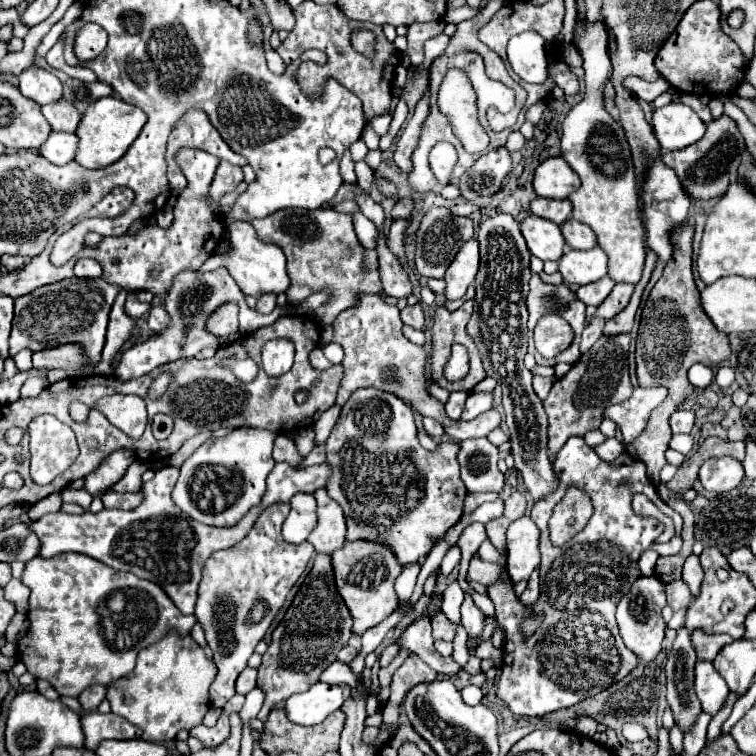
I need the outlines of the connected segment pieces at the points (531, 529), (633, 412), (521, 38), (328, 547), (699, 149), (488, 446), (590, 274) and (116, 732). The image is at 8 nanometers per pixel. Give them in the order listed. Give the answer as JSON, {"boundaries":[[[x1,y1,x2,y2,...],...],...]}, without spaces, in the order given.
{"boundaries":[[[522,516,510,524,506,534,506,568,512,582,528,580,540,566,540,530,530,516]],[[636,386,628,400,609,406,604,414,606,418,616,422,624,436,624,442,628,444,632,438,636,438,644,430,650,418,650,412,666,398,666,394,668,390,662,386,650,386,650,388]],[[522,32,510,38,508,62,524,82,536,82,536,84,544,82,548,76,544,38,536,32]],[[324,488,316,490,314,498,318,500,318,524,308,536,308,542,314,546,316,552,332,554,344,544,346,518,338,502,334,502]],[[722,114,720,118,716,118,708,124,708,130,702,140,698,140,696,144,688,146,688,148,682,148,676,152,666,152,664,162,678,172,682,186,694,198,708,200,714,196,722,196,726,192,732,176,736,174,736,170,742,162,744,150,746,150,746,142,744,142,736,122,730,120,730,116]],[[488,438,460,444,458,462,468,492,500,492,504,474,498,470,498,448]],[[600,246,592,250,568,250,558,264,566,284,582,286,608,274,608,256]],[[92,712,82,716,82,730,86,736,84,746,88,750,96,750,98,744,102,740,108,738,116,738,116,740,132,740,132,738,140,738,142,730,134,724,130,724,128,720,116,716,116,714,100,714,100,712]]]}

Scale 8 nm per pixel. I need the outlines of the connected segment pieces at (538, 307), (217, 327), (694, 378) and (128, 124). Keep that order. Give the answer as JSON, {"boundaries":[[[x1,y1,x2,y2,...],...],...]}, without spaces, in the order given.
{"boundaries":[[[532,274,530,278,530,294,528,294,528,312,530,312,530,318,528,318,528,332,534,330,534,324,536,320,542,316,542,314,548,314,548,312,558,312,564,320,570,322,572,330,574,330,574,342,572,346,568,346,562,354,558,354,556,358,552,360,546,360,542,358,534,346,530,344,530,352,536,356,536,364,542,364,542,366,556,366,560,362,576,362,580,358,580,336,582,336,582,330,584,330,584,320,586,320,586,306,576,298,576,294,566,286,566,284,560,284,560,286,554,286,554,284,546,284,540,280,538,274]],[[226,302,226,306,214,310,214,314,210,314,206,320,206,330,214,332,216,336,238,332,238,306,234,306,234,302]],[[694,364,690,370,688,370,688,378,692,382,692,386,698,386,698,388,706,388,710,386,712,378,714,378,714,370,704,366,704,364]],[[114,96,100,98,98,102,88,106,88,110,84,112,80,126,76,130,76,134,80,138,76,162,84,168,90,168,90,170,106,168,106,166,114,164,116,160,120,160,126,154,126,150,138,138,144,124,146,124,146,114,138,106,126,104]]]}

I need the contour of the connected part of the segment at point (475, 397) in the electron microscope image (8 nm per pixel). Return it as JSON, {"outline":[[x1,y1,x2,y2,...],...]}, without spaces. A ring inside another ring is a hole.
{"outline":[[472,392,468,396,468,400,466,400,466,406,464,406,464,412,462,412,460,420,472,420,472,418,476,418,478,414,482,414,482,412,486,412,490,408,492,408,492,394,486,394,486,392,476,394,476,392]]}

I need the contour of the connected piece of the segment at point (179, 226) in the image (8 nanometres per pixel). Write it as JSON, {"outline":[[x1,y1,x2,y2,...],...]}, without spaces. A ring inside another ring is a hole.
{"outline":[[180,150,176,156,188,186,178,196,174,206,174,222,170,228,144,228,136,236,124,234,120,238,104,238,100,246,88,250,88,258,100,262,104,271,103,278,108,284,116,284,122,290,138,292,148,290,152,294,166,294,170,290,170,282,184,270,200,268,208,256,214,254,216,246,224,240,226,226,222,218,210,208,210,182,214,180,214,172,218,168,218,158,202,152,202,150]]}

